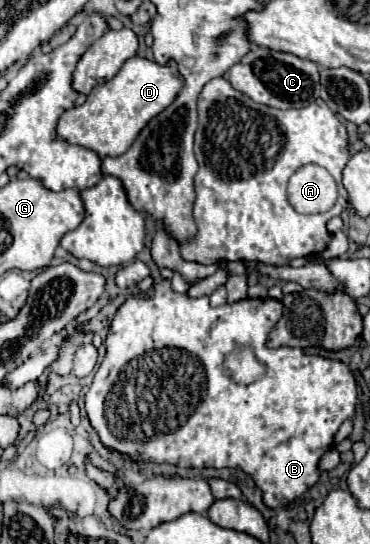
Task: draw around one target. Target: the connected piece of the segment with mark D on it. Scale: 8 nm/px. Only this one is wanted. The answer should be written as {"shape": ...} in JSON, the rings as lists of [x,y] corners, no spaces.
{"shape":[[[130,58],[122,66],[122,70],[102,86],[96,86],[88,100],[82,106],[74,106],[66,110],[56,126],[56,134],[60,140],[94,150],[100,158],[120,156],[130,144],[136,140],[138,132],[166,106],[174,102],[182,88],[180,74],[174,62],[160,66],[146,58]]]}

